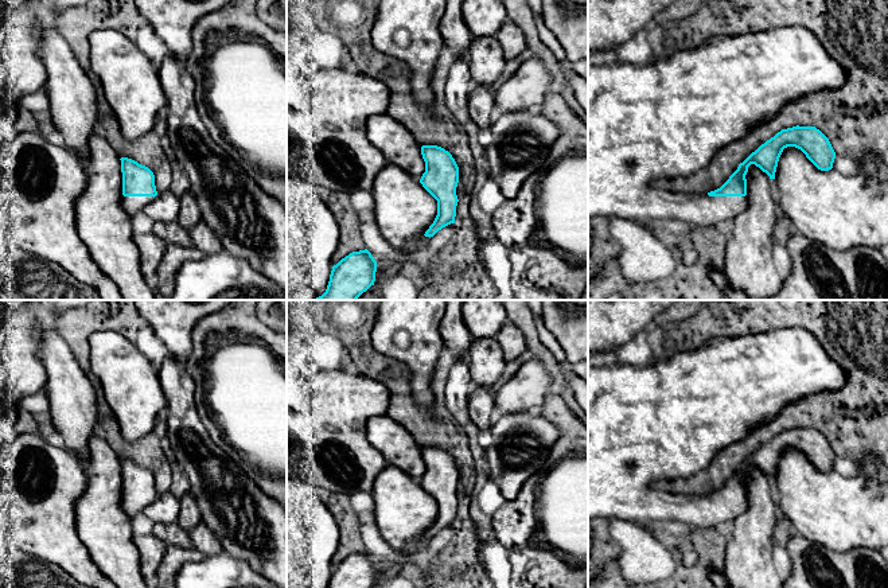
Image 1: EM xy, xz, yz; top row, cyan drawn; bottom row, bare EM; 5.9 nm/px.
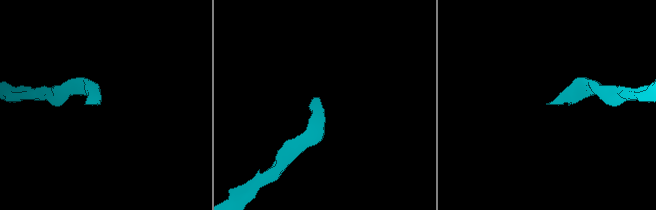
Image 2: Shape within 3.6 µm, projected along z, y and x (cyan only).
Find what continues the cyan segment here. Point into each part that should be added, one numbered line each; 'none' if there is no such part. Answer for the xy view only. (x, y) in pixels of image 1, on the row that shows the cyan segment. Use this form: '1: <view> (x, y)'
1: xy (132, 205)

